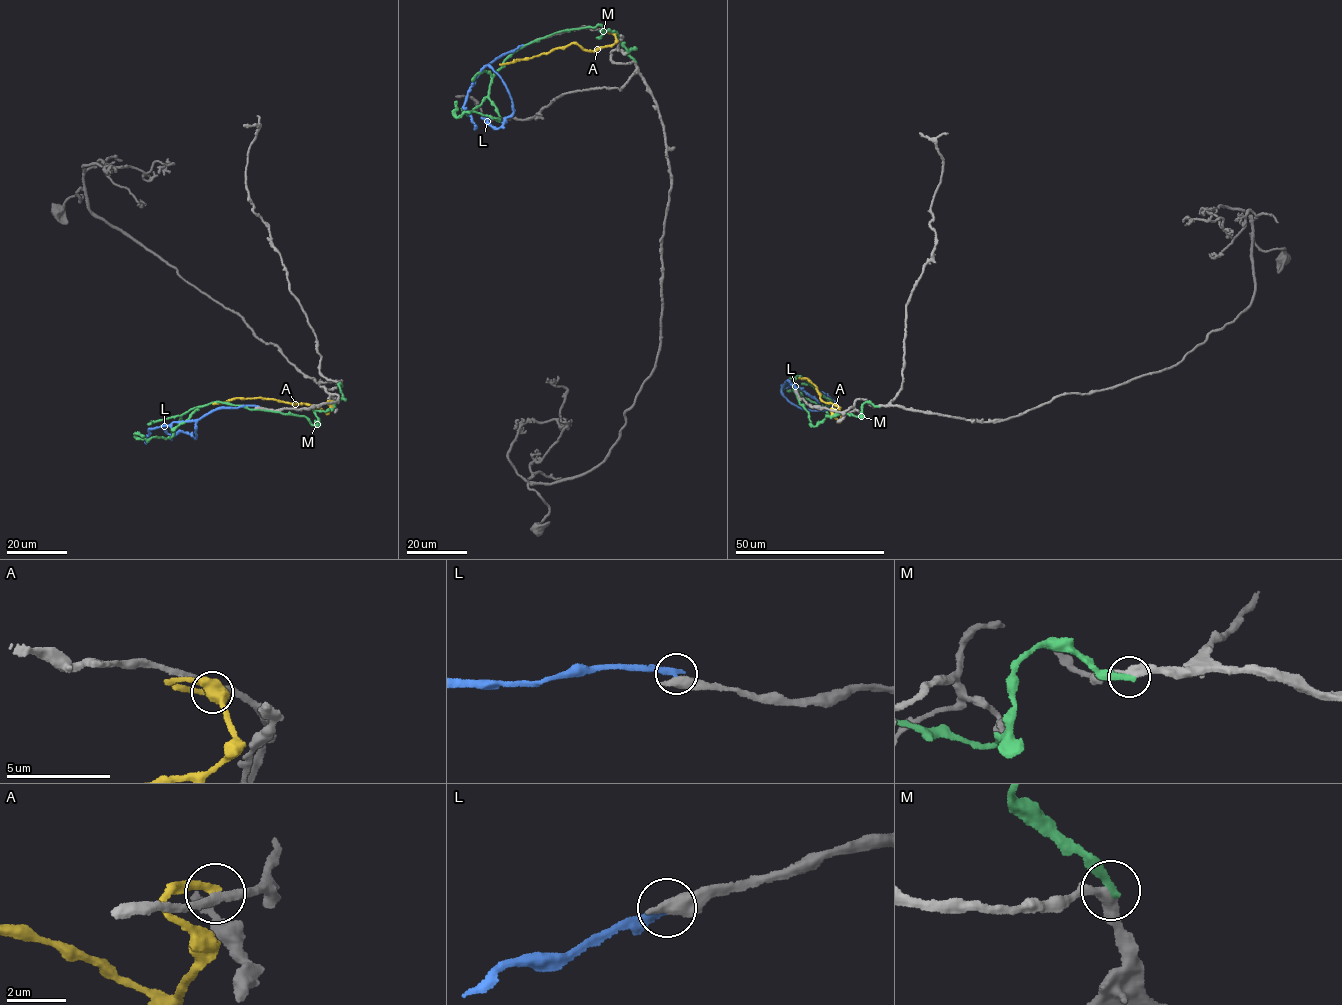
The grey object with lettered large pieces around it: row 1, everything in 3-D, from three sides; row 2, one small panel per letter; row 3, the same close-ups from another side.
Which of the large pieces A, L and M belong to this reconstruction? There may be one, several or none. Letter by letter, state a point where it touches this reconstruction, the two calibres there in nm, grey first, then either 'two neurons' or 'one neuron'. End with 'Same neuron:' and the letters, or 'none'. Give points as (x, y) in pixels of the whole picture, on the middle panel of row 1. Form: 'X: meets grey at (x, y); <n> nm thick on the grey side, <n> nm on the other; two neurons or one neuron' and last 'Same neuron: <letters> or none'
A: meets grey at (613, 33); 260 nm thick on the grey side, 260 nm on the other; two neurons
L: meets grey at (536, 40); 600 nm thick on the grey side, 320 nm on the other; two neurons
M: meets grey at (635, 61); 340 nm thick on the grey side, 280 nm on the other; two neurons
Same neuron: none

